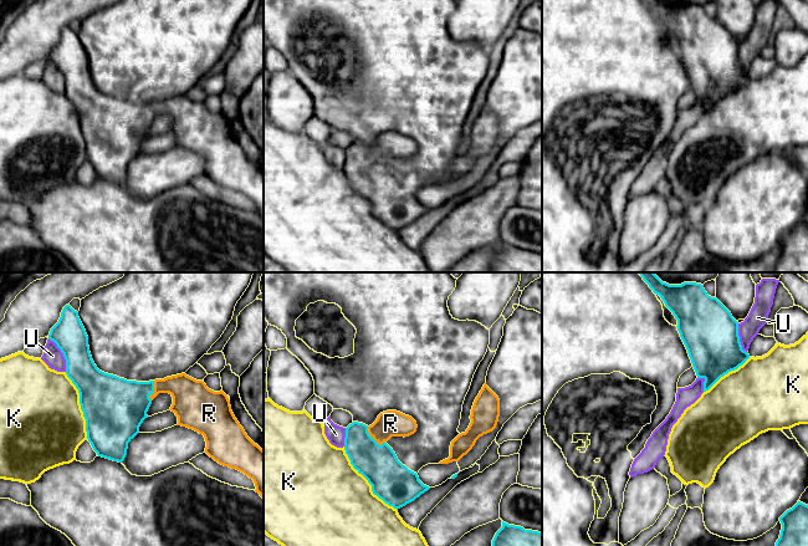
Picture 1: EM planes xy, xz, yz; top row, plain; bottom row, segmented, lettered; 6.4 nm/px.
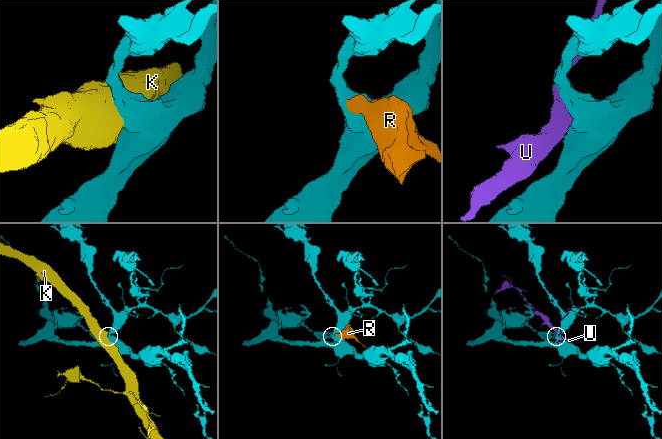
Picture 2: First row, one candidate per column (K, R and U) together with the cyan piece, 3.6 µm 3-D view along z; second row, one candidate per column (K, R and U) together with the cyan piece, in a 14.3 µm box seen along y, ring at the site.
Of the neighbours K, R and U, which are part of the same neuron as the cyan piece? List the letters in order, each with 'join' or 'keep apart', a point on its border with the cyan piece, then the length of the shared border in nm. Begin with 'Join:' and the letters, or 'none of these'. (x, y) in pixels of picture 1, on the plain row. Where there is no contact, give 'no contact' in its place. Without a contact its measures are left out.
Join: R
K: keep apart; contact xz (368, 203); length 550 nm
R: join; contact xz (372, 158); length 160 nm
U: keep apart; contact xy (64, 76); length 260 nm

